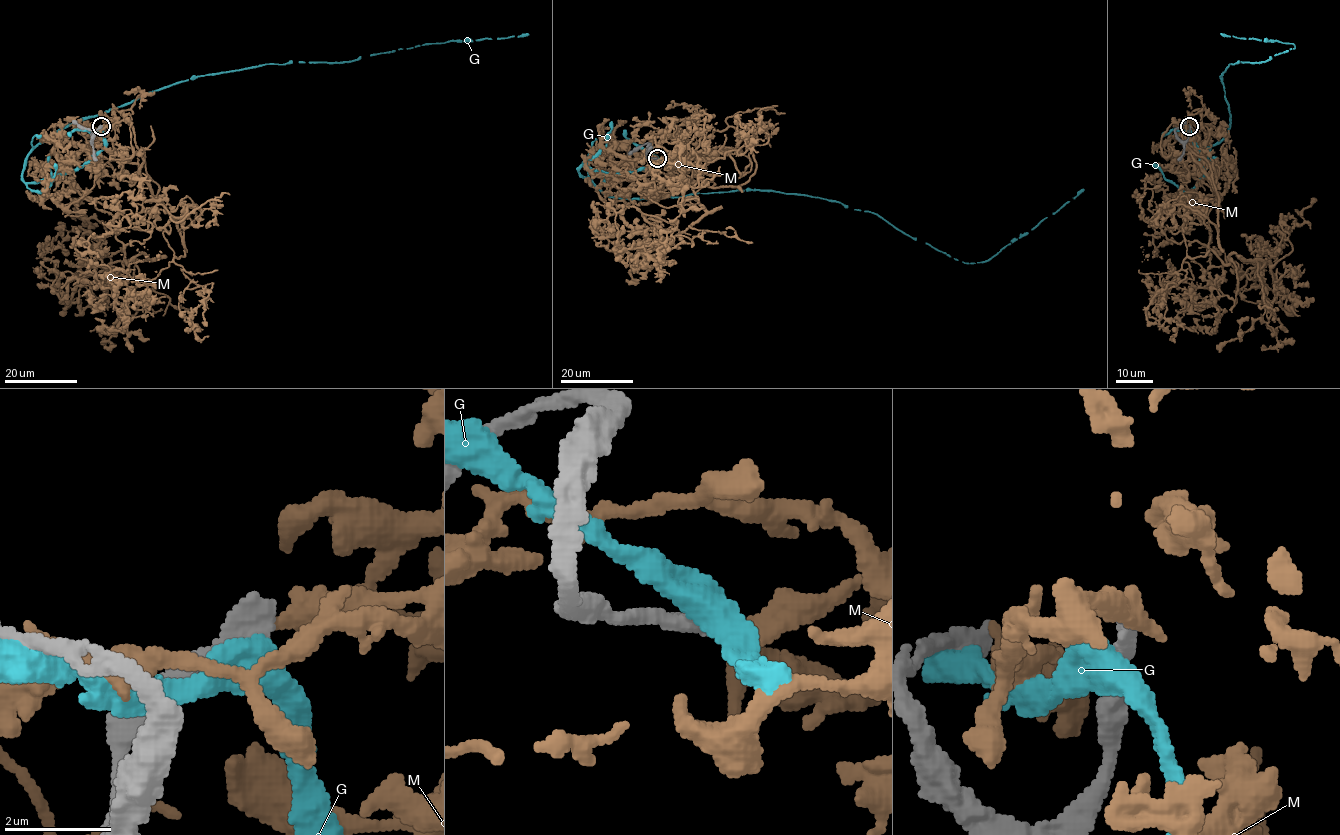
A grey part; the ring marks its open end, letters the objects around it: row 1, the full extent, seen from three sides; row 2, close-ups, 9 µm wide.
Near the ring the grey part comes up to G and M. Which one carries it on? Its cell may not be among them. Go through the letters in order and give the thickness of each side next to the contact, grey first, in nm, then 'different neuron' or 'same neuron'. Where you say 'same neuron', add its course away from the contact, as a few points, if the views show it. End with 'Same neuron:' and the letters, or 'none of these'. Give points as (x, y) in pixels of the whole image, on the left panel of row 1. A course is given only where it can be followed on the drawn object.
G: 480/600 nm | different neuron
M: 440/420 nm | different neuron
Same neuron: none of these

